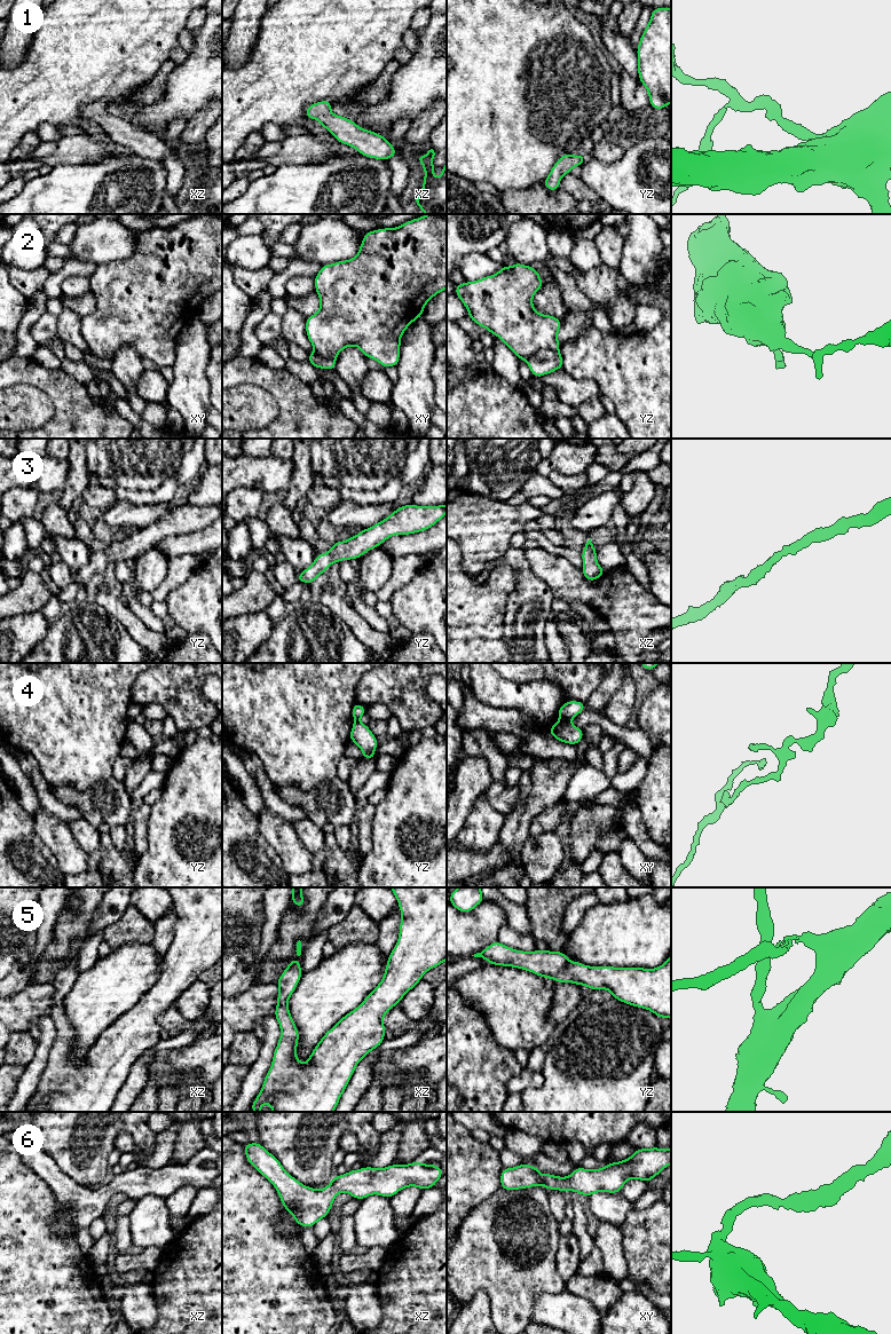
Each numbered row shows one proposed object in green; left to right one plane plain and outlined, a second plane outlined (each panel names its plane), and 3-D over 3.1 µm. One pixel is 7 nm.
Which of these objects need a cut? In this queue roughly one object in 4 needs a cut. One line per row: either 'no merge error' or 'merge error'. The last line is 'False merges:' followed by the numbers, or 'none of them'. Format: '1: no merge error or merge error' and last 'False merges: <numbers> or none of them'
1: no merge error
2: merge error
3: no merge error
4: merge error
5: no merge error
6: no merge error
False merges: 2, 4

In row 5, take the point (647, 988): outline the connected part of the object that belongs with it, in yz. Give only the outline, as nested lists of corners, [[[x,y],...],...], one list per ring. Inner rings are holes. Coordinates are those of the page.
[[[498,940],[472,955],[491,965],[511,966],[533,972],[557,982],[573,982],[593,989],[607,989],[612,997],[632,1007],[671,1019],[671,955],[659,968],[590,966],[569,961],[561,952],[517,950]]]

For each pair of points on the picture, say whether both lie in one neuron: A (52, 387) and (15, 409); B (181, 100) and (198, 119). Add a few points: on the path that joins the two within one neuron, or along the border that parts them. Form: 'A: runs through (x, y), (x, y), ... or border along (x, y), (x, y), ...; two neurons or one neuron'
A: border along (17, 383), (38, 387), (52, 402), (54, 415); two neurons
B: border along (210, 104), (205, 109), (197, 111), (187, 121); two neurons

